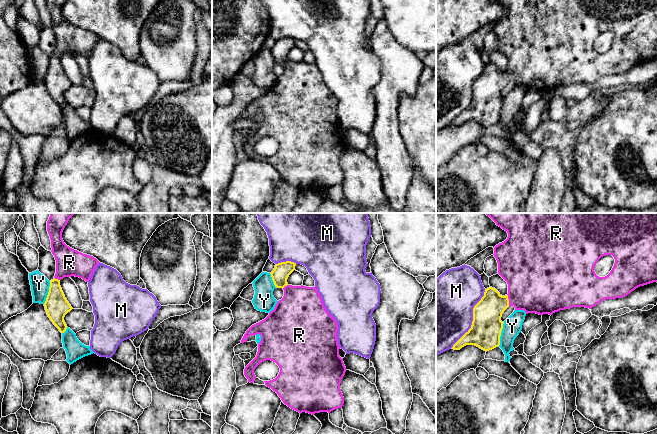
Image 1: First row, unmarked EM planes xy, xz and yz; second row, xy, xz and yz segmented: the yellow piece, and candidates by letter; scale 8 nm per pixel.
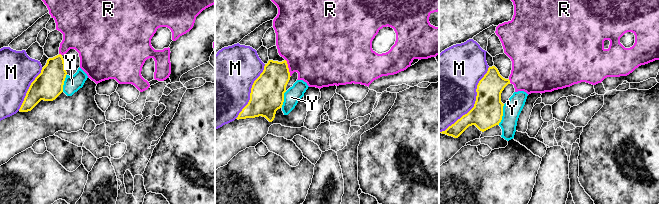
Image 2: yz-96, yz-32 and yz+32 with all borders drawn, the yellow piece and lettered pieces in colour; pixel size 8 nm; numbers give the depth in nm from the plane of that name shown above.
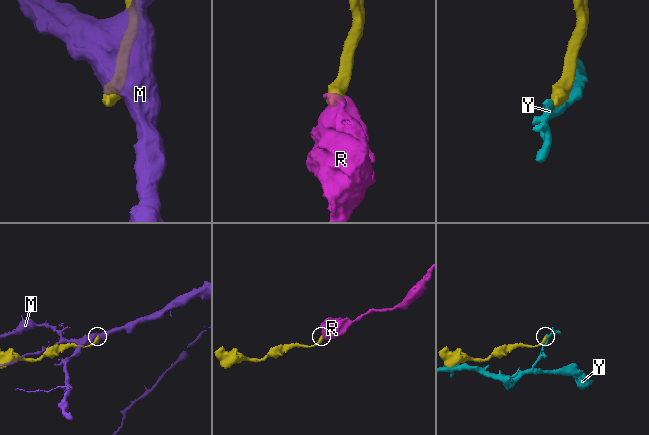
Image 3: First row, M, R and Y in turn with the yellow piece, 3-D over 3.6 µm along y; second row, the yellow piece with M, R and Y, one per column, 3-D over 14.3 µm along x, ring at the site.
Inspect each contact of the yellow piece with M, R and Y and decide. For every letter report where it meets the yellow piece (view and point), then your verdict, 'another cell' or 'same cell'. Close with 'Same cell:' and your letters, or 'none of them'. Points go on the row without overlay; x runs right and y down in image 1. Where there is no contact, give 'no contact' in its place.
M: contact yz (473, 94); another cell
R: contact yz (508, 76); same cell
Y: contact xy (48, 68); another cell
Same cell: R

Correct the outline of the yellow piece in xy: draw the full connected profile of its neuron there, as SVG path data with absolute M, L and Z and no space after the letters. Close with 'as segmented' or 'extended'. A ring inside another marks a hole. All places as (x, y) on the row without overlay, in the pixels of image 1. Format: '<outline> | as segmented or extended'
M47 0L47 7L51 16L51 28L56 36L56 49L54 55L50 57L44 82L48 93L61 109L67 105L64 93L73 84L65 74L60 56L64 53L75 52L89 58L93 47L100 39L93 32L74 26L64 19L62 8L66 1Z | extended

